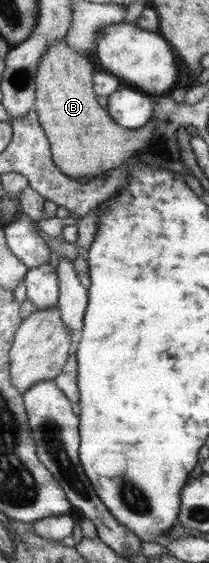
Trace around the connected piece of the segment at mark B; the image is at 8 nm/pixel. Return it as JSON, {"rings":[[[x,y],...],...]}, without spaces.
{"rings":[[[65,38],[51,42],[39,56],[35,70],[34,109],[48,140],[53,165],[69,179],[105,175],[150,146],[153,114],[141,128],[126,129],[117,125],[91,92],[91,64],[71,50]]]}

